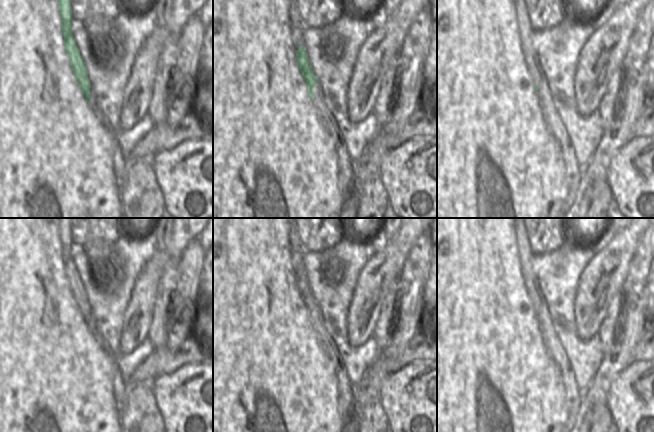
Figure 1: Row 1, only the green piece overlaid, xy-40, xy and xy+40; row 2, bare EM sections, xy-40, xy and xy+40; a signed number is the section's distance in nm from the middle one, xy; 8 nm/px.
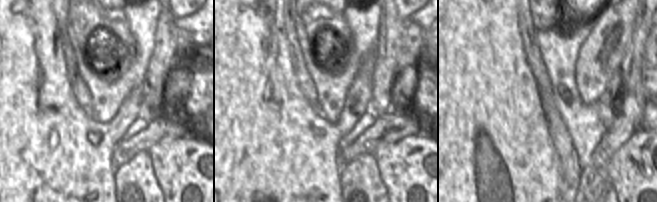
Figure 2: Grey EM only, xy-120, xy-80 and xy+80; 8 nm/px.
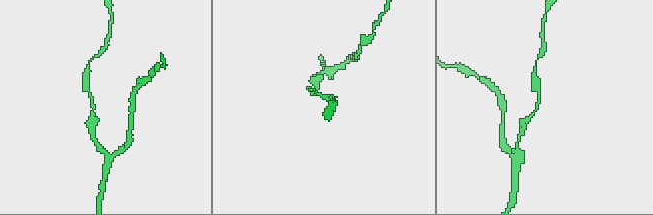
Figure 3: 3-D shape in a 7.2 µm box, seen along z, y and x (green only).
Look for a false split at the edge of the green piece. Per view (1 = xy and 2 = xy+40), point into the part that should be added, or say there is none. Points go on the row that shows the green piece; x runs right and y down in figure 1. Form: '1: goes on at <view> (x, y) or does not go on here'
1: does not go on here
2: does not go on here

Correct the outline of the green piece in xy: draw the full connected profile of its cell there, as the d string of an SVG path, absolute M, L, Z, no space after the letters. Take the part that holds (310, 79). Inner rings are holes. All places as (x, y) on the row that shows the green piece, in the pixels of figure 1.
M301 46L300 50L295 50L296 59L298 61L298 67L302 73L302 77L308 87L308 93L310 95L310 99L312 102L314 101L314 87L318 82L318 79L314 75L312 71L312 67L310 65L310 61L308 59L308 55L306 53L306 47Z

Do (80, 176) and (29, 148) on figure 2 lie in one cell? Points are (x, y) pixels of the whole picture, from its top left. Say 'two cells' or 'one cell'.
one cell

